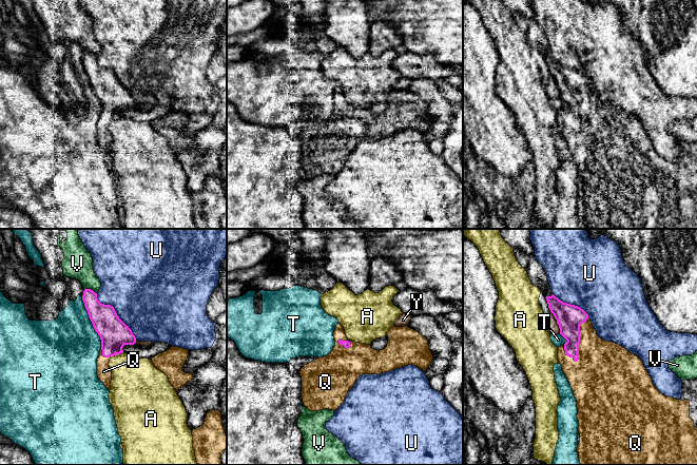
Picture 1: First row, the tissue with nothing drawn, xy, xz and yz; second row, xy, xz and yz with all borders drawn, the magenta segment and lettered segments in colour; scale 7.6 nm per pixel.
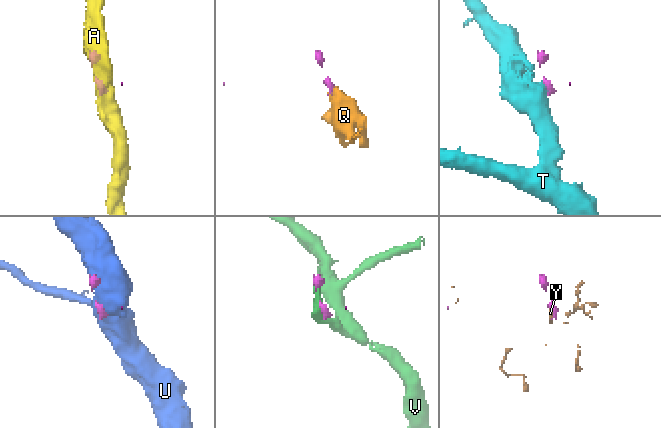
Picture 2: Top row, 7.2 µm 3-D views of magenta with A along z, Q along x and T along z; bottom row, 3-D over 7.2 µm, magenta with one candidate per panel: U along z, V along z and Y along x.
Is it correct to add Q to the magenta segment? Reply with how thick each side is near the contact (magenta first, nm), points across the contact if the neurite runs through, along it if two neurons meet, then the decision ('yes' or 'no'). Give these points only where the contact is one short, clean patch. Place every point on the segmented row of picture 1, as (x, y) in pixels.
200/360 nm | yes

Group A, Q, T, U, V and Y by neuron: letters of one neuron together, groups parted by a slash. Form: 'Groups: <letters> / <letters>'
Groups: A / Q / T / U / V / Y

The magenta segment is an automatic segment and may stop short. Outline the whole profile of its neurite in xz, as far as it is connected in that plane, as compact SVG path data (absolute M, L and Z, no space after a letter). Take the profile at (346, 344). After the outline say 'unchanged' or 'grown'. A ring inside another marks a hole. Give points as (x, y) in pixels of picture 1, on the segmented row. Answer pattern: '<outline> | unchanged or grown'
M337 324L333 332L335 345L332 351L305 365L302 376L302 398L304 406L310 411L323 409L336 410L344 403L348 391L363 374L381 374L398 368L414 365L425 371L433 360L428 341L408 326L393 326L388 332L388 344L383 350L374 350L370 345L360 344L347 338L345 330Z | grown

